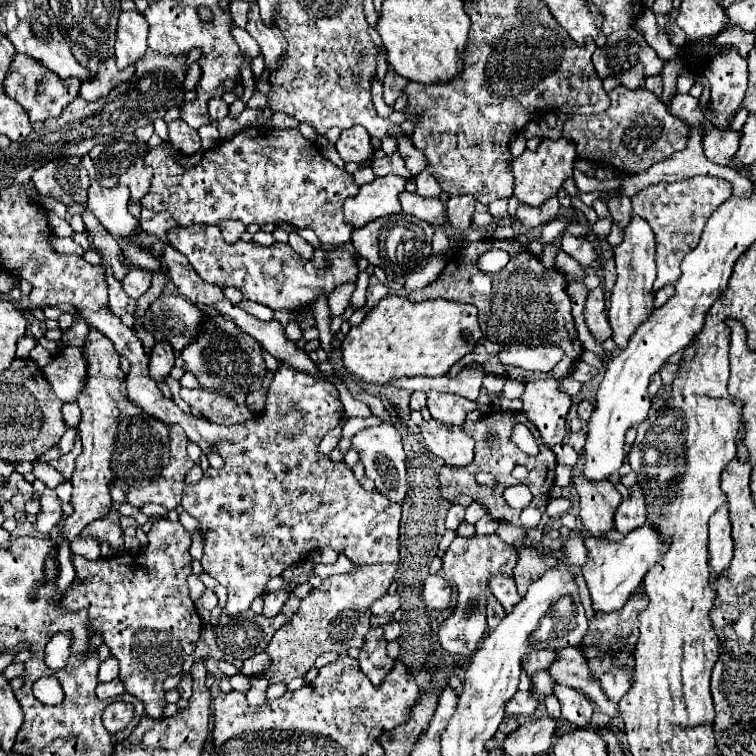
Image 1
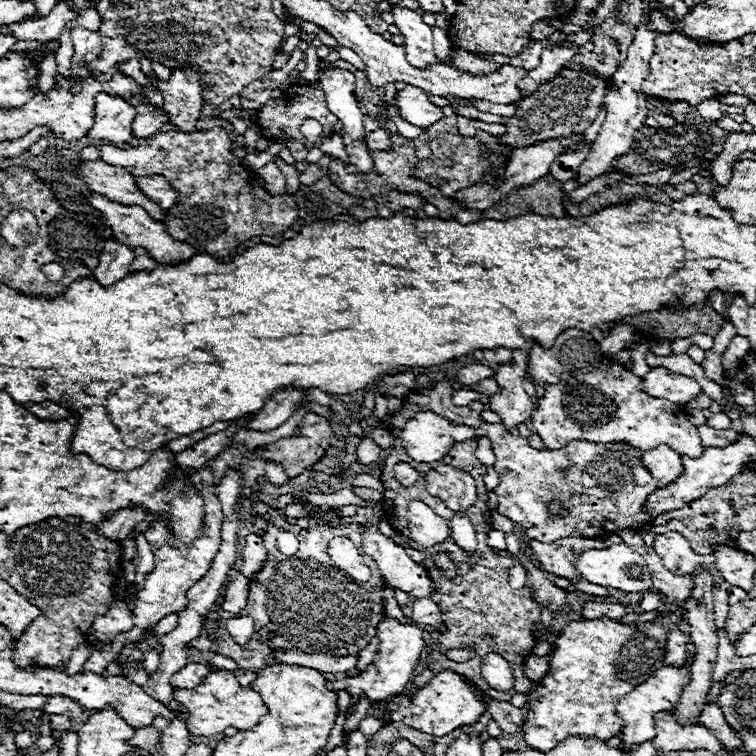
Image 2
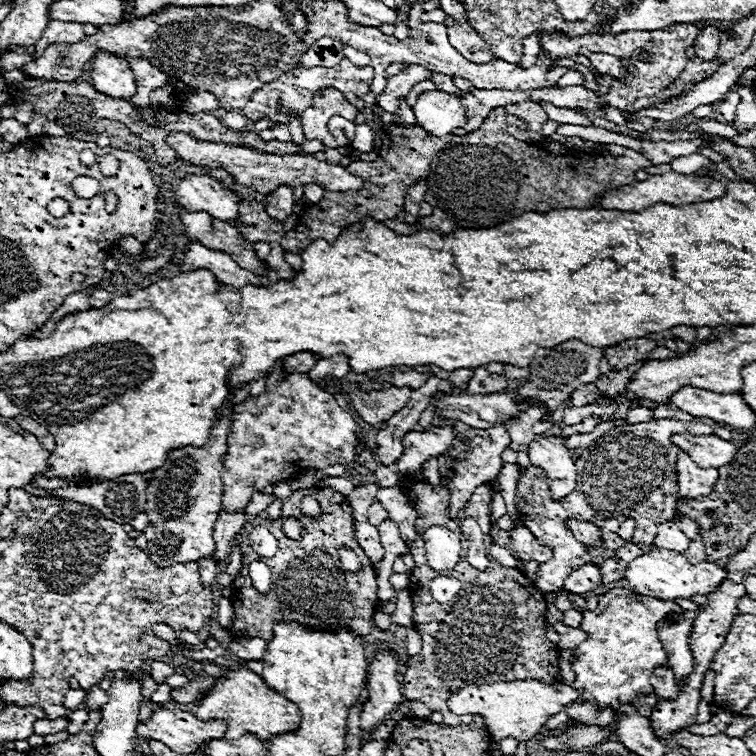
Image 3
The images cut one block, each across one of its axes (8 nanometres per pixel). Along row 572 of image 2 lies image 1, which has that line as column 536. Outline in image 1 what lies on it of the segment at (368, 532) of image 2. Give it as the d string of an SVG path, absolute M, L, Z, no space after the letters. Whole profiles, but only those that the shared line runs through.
M536 380L526 384L522 396L524 416L538 428L542 442L548 448L560 444L566 436L566 414L572 398L558 388L560 380Z

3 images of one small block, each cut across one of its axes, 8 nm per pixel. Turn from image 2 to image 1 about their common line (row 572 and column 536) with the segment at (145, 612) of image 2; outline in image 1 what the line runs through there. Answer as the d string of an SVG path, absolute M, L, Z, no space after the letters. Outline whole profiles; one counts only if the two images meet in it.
M544 138L536 150L524 150L518 158L514 158L512 174L514 174L514 196L528 204L528 206L540 206L544 200L556 196L556 192L562 188L562 182L572 176L572 164L576 160L576 148L572 140L568 138Z

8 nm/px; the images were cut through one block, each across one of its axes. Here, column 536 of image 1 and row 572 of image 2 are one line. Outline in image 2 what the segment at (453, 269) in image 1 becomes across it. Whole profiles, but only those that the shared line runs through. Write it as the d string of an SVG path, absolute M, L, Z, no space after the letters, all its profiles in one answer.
M328 514L328 518L324 518L320 522L308 518L310 520L308 530L290 524L290 532L294 532L296 538L300 540L300 550L294 556L286 556L286 554L278 552L278 548L274 548L274 532L272 534L266 532L262 536L268 558L266 558L262 570L256 572L256 576L250 580L250 596L248 596L244 614L254 618L256 630L262 626L268 626L276 636L288 638L288 640L280 640L282 648L302 650L306 654L322 654L324 652L324 654L332 654L332 656L340 658L340 656L348 656L348 654L358 654L378 634L378 624L382 622L382 614L384 614L382 590L386 584L384 584L384 580L376 580L376 584L374 584L374 580L370 580L368 584L358 584L342 570L332 568L332 560L326 552L326 546L332 538L348 536L356 546L360 546L360 542L362 542L362 530L358 524L330 530L328 520L336 518L336 516L338 514Z

